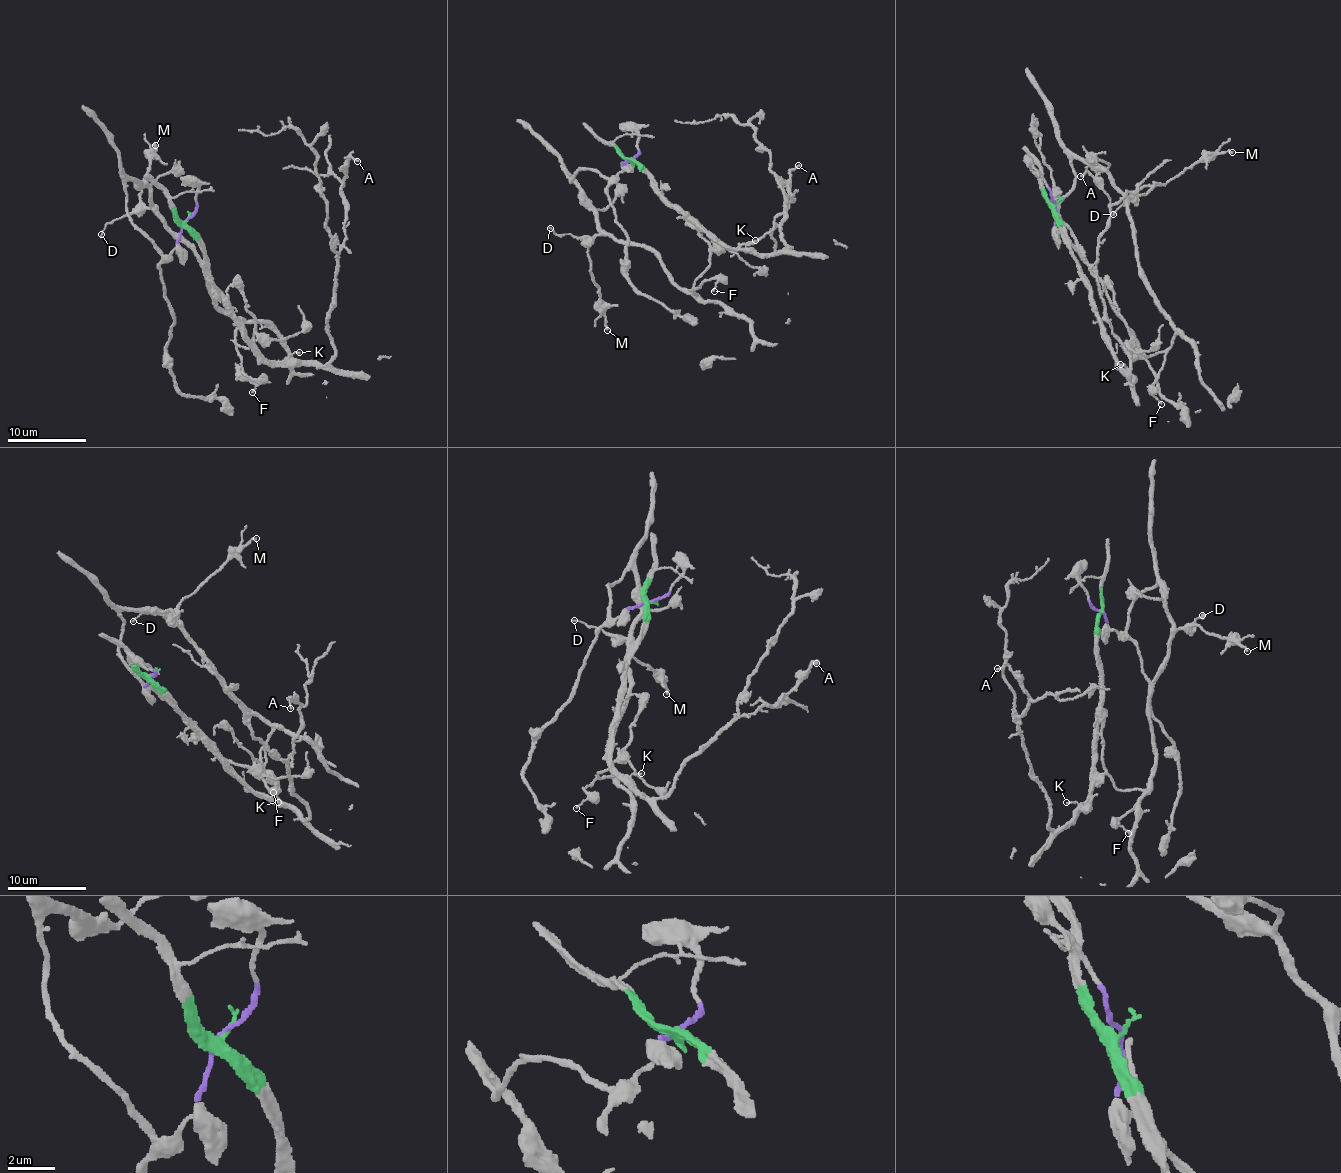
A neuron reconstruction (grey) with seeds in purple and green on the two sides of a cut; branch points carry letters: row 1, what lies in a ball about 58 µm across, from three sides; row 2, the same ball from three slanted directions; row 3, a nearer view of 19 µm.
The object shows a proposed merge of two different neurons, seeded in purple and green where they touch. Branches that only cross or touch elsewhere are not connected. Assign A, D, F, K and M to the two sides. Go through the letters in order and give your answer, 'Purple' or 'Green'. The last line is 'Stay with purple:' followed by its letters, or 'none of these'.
A: Green
D: Purple
F: Purple
K: Green
M: Purple
Stay with purple: D, F, M

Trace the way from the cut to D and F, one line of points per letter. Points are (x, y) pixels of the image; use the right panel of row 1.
D: (1055, 204), (1054, 227), (1063, 236), (1058, 205), (1075, 178), (1073, 158), (1099, 164), (1129, 197), (1113, 214)
F: (1055, 204), (1063, 236), (1071, 160), (1095, 163), (1124, 198), (1145, 286), (1174, 331), (1152, 393), (1162, 404)

